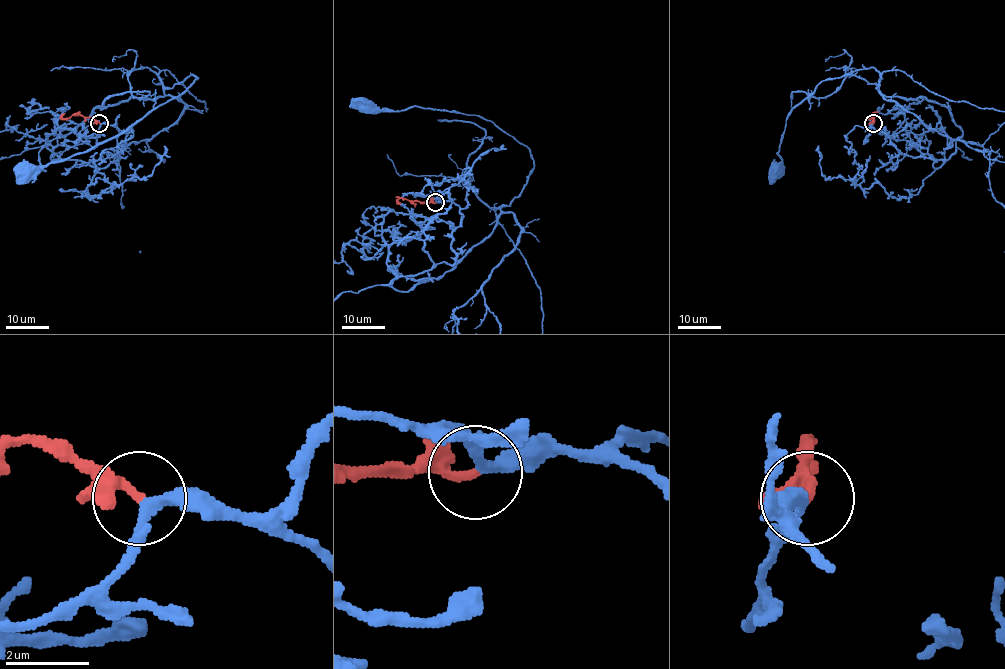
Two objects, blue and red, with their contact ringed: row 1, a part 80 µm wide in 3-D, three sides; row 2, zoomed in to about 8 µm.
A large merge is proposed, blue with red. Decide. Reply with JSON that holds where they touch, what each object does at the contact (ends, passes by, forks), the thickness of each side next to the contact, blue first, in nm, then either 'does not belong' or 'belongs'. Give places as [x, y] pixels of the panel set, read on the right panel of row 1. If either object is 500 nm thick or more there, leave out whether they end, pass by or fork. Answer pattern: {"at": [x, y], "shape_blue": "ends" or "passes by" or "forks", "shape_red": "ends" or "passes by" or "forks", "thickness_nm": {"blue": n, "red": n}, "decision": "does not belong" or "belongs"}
{"at": [873, 123], "shape_blue": "passes by", "shape_red": "passes by", "thickness_nm": {"blue": 260, "red": 160}, "decision": "belongs"}

